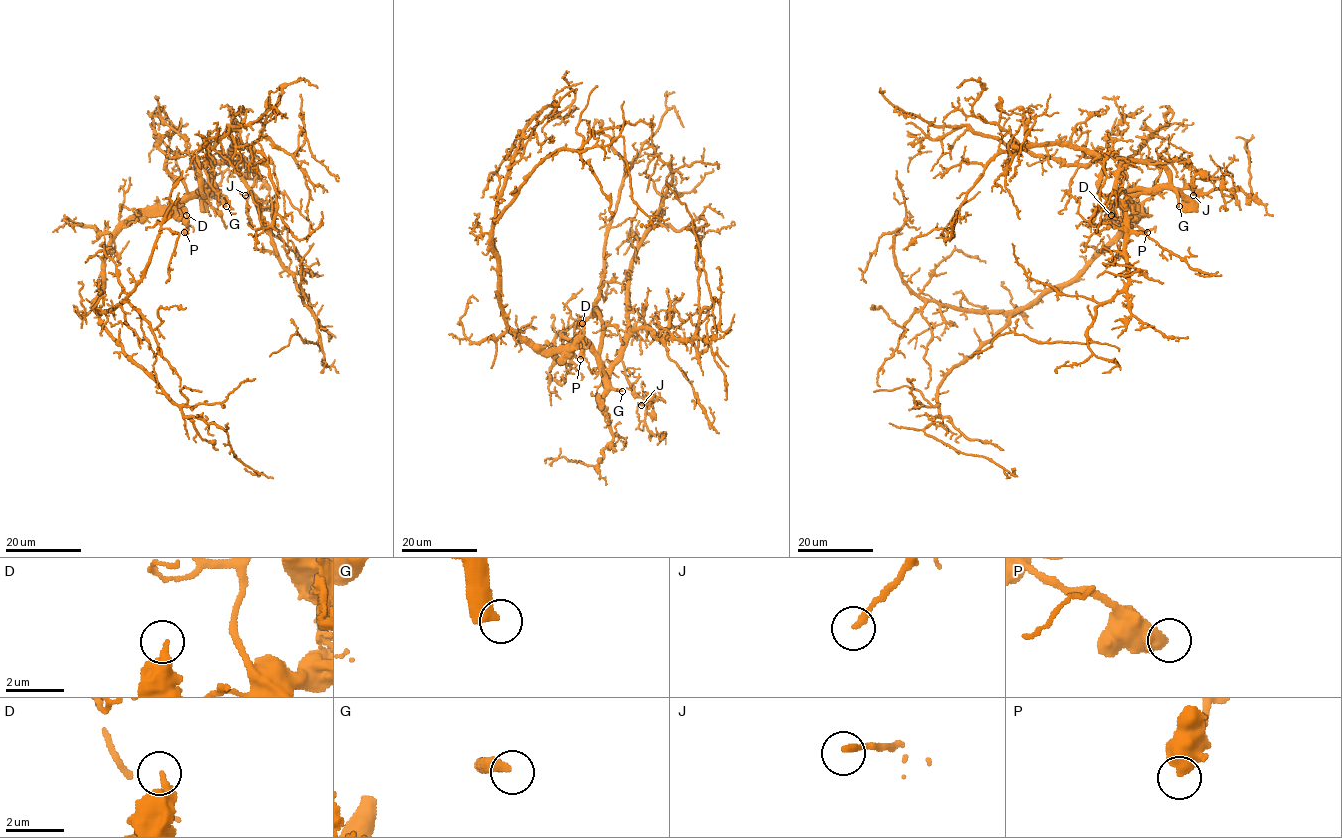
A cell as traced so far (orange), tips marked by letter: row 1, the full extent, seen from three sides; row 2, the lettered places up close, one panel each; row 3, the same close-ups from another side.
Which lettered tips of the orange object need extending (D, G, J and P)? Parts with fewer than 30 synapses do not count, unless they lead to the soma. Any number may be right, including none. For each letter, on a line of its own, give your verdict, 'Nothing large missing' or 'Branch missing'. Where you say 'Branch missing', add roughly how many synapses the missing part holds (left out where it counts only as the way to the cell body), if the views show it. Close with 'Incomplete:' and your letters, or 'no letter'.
D: Nothing large missing
G: Nothing large missing
J: Nothing large missing
P: Nothing large missing
Incomplete: no letter

